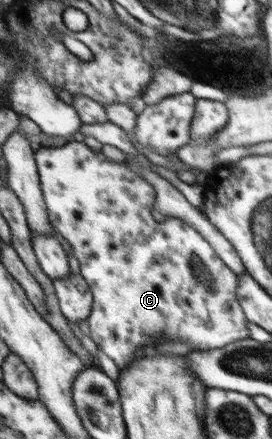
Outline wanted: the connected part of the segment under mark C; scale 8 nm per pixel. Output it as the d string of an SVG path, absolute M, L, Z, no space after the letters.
M74 140L67 142L63 147L46 148L42 146L35 152L35 163L51 225L71 245L73 254L80 263L80 275L87 281L93 293L92 309L87 317L90 328L89 336L95 341L97 347L112 359L120 369L127 369L131 365L131 361L135 361L147 347L155 347L155 345L160 345L165 341L182 341L182 343L192 345L196 350L208 351L224 347L239 339L250 338L248 320L237 296L239 277L216 255L214 248L208 244L208 241L200 236L198 231L189 227L183 219L168 217L164 221L156 221L153 218L152 210L156 190L151 183L130 171L124 165L125 163L118 164L104 159L101 151L94 152L85 143L78 143Z

